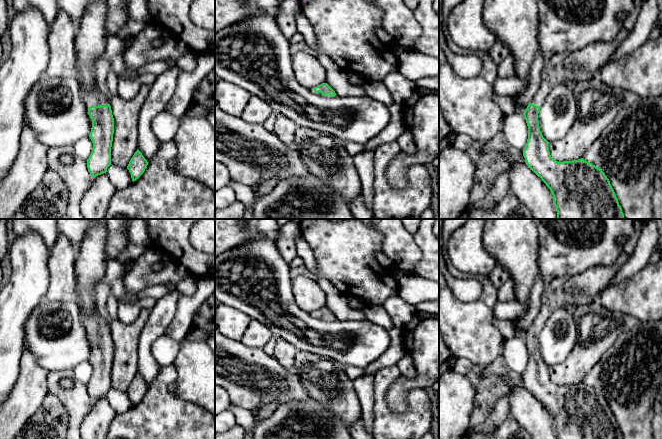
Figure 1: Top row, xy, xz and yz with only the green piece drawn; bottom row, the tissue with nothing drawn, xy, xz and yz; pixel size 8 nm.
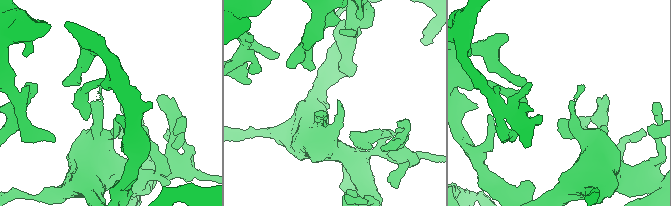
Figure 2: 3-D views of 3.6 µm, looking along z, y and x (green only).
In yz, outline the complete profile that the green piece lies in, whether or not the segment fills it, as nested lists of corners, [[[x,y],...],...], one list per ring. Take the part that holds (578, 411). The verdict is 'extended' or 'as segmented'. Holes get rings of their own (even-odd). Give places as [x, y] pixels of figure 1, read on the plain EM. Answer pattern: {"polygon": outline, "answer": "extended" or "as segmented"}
{"polygon": [[[622,252],[617,262],[611,267],[591,267],[575,276],[553,278],[545,285],[541,296],[540,311],[524,335],[523,339],[528,350],[528,363],[523,380],[528,392],[550,413],[557,439],[624,439],[609,403],[600,392],[583,382],[558,386],[551,381],[549,366],[540,355],[538,337],[547,319],[556,309],[564,309],[566,305],[579,307],[596,302],[598,294],[608,287],[610,281],[629,259],[630,256]]], "answer": "extended"}

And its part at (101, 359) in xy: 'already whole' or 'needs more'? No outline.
needs more

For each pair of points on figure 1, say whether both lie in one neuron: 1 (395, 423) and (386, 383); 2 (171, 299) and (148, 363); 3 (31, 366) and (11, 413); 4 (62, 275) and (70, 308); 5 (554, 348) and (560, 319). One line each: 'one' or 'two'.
1: one
2: one
3: one
4: two
5: one

